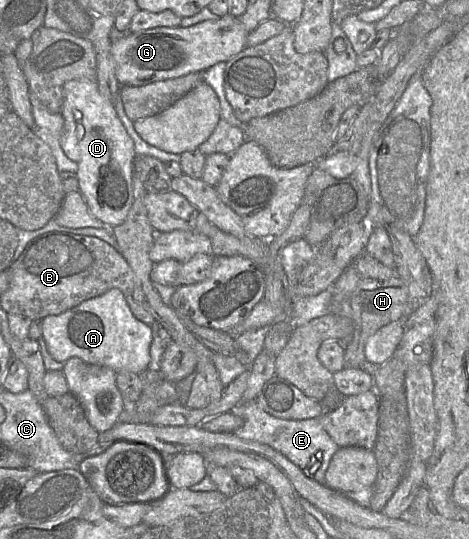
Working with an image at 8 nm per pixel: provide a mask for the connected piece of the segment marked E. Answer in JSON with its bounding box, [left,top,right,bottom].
[230,401,340,478]

